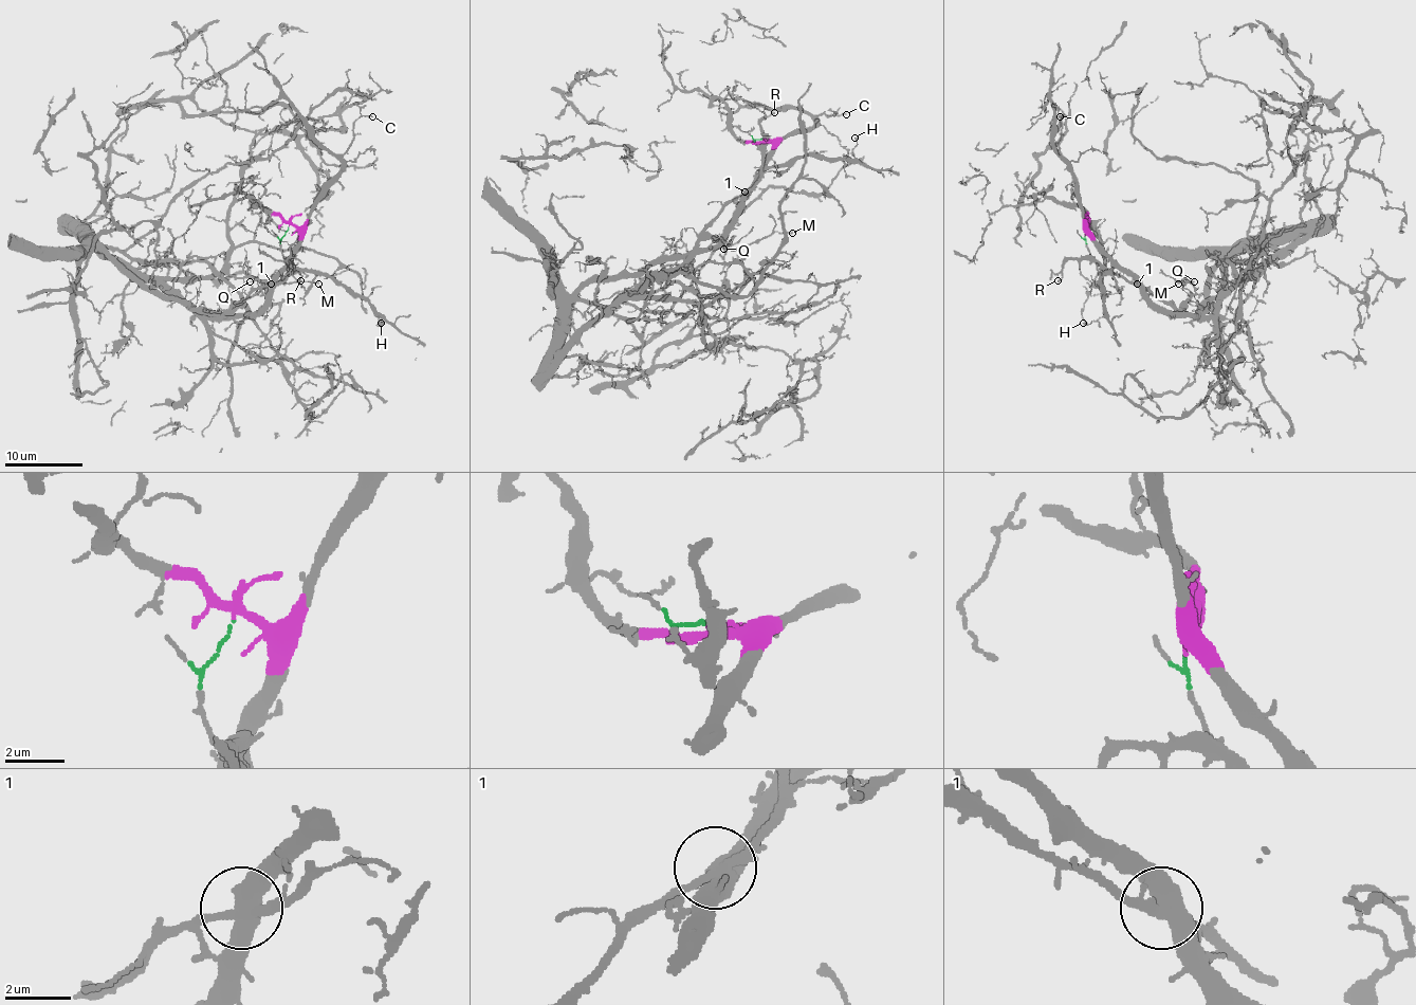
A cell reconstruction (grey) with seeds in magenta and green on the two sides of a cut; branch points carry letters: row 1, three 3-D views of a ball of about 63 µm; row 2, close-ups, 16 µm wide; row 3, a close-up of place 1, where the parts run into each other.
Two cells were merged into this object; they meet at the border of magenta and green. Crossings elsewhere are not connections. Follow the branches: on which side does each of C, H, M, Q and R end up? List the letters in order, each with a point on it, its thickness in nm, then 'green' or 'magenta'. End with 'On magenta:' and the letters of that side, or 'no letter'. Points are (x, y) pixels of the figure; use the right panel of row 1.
C: at (1060, 116); 120 nm thick; magenta
H: at (1083, 323); 120 nm thick; magenta
M: at (1178, 284); 110 nm thick; green
Q: at (1194, 281); 80 nm thick; green
R: at (1058, 280); 130 nm thick; green
On magenta: C, H

